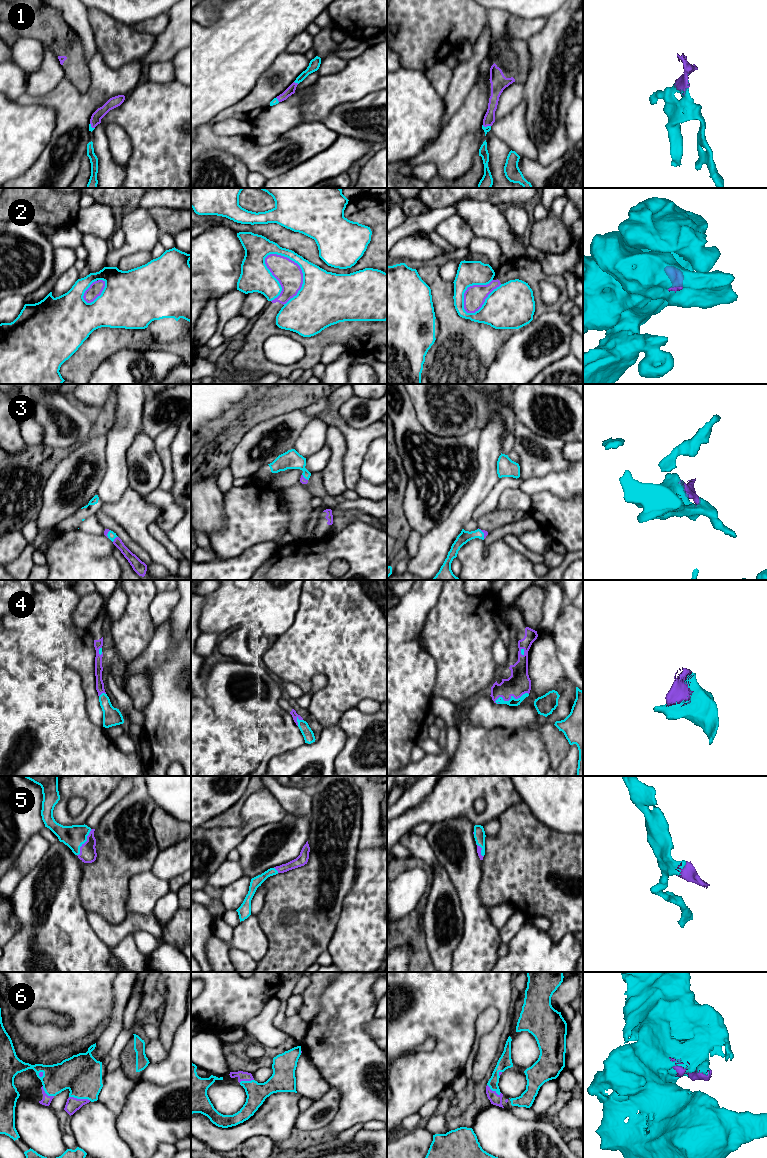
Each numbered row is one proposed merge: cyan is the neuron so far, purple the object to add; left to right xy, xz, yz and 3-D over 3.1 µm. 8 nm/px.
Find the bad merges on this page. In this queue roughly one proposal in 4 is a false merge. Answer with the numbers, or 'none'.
2

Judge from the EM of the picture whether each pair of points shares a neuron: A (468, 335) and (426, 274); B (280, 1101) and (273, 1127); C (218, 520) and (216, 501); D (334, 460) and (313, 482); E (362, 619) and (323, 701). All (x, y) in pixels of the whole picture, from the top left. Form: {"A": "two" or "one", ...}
{"A": "one", "B": "one", "C": "one", "D": "two", "E": "one"}

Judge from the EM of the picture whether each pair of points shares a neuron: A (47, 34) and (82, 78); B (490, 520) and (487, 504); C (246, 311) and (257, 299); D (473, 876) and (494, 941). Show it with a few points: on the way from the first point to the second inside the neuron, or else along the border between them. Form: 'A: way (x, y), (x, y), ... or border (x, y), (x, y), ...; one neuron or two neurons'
A: way (59, 40), (69, 50), (74, 66); one neuron
B: border (495, 507), (476, 520); two neurons
C: way (249, 308), (255, 302); one neuron
D: way (472, 892), (472, 909), (476, 915), (478, 925); one neuron

